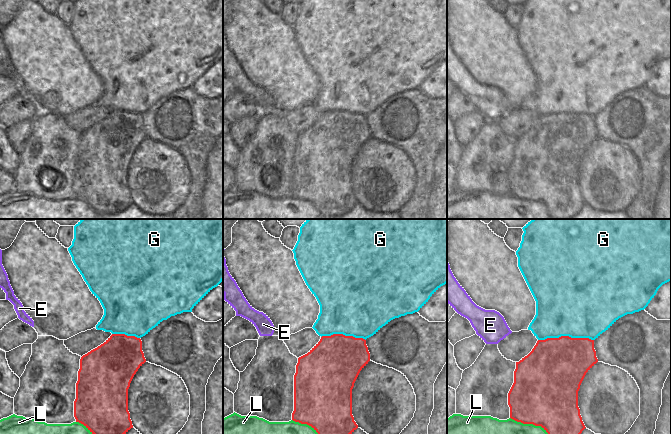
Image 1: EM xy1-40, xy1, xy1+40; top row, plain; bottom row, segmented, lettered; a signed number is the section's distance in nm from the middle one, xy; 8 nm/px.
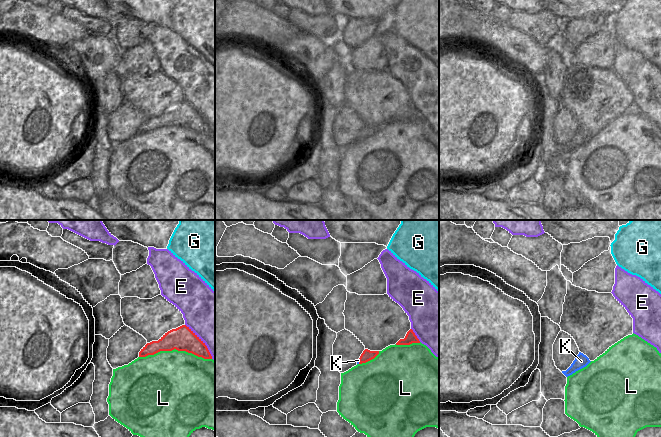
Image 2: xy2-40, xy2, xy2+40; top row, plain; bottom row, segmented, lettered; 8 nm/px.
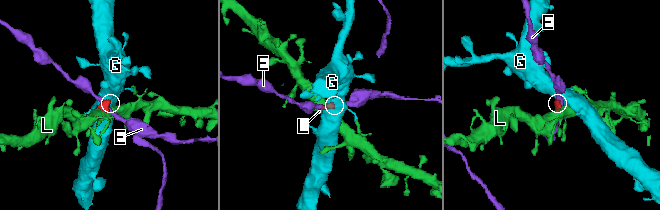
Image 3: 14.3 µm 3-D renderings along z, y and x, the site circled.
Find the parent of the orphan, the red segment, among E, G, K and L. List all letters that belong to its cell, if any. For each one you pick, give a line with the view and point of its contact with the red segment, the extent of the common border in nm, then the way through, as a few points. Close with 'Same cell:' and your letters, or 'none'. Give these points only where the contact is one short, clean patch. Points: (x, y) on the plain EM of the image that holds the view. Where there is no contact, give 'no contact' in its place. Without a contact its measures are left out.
K: meets red in xy2 at (359, 137); contact 40 nm long; runs through xy2 (367, 131), (359, 137), (358, 136)
Same cell: K

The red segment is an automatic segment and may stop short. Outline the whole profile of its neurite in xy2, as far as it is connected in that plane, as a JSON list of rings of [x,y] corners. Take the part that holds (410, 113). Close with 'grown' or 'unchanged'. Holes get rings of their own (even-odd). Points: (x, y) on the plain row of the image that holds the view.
[[[410,105],[404,115],[400,115],[396,121],[410,121],[412,119],[420,119],[412,105]]]; unchanged

